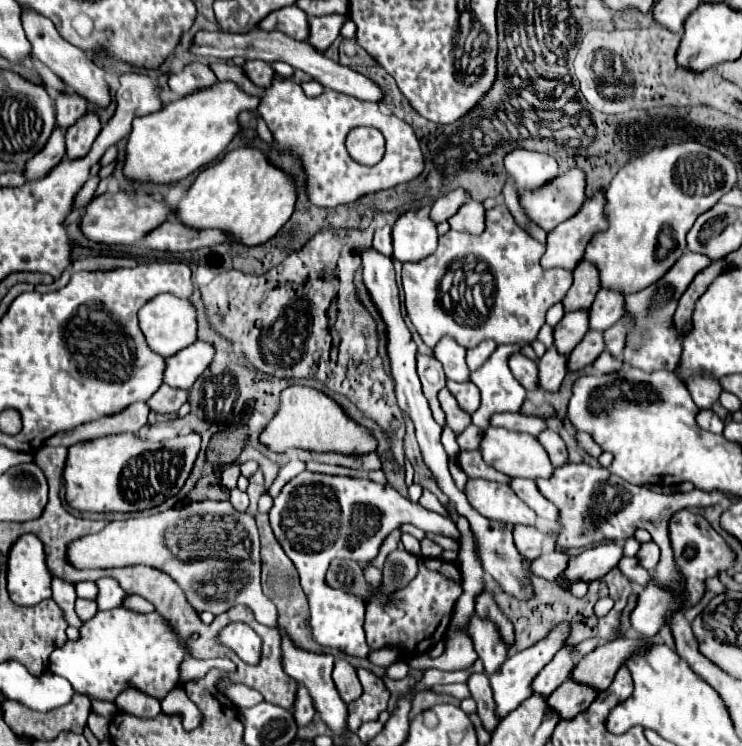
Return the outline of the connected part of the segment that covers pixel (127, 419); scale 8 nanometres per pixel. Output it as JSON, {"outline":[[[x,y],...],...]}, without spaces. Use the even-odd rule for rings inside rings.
{"outline":[[[144,402],[128,406],[124,412],[108,418],[100,418],[88,424],[82,424],[66,434],[54,434],[48,444],[50,446],[72,446],[76,440],[90,440],[90,438],[100,438],[100,436],[112,436],[112,434],[122,434],[122,432],[136,432],[146,424],[146,418],[150,414],[150,408]]]}

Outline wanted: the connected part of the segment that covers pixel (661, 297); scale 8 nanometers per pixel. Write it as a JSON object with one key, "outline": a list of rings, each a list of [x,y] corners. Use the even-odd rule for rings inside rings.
{"outline":[[[686,252],[670,268],[670,272],[666,272],[666,276],[662,276],[662,280],[624,298],[624,316],[632,320],[630,332],[626,336],[626,348],[624,348],[626,364],[642,368],[646,372],[654,372],[654,370],[670,370],[672,372],[678,368],[678,358],[682,356],[682,334],[676,332],[676,328],[674,328],[674,322],[672,322],[674,312],[678,308],[680,296],[684,294],[684,290],[688,288],[692,278],[702,268],[706,268],[710,262],[712,260],[702,254]]]}

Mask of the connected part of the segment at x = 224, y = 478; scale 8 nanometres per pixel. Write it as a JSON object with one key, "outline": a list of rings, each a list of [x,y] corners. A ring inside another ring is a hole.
{"outline":[[[230,464],[230,466],[226,466],[224,470],[222,470],[222,474],[220,474],[220,484],[224,486],[224,488],[228,488],[228,490],[232,490],[234,486],[236,486],[236,480],[238,480],[238,464]]]}

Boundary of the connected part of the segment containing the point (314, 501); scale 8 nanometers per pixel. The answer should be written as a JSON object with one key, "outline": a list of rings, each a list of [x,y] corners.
{"outline":[[[302,472],[292,478],[282,492],[274,498],[270,510],[270,526],[278,538],[286,556],[294,562],[302,590],[310,604],[312,638],[324,648],[336,648],[344,654],[366,658],[370,648],[364,638],[364,600],[332,596],[330,586],[324,580],[332,558],[348,558],[358,562],[370,562],[382,544],[382,540],[400,524],[412,524],[424,532],[444,534],[460,538],[456,522],[424,506],[410,502],[398,494],[392,486],[382,486],[360,478],[340,478],[326,474]]]}

